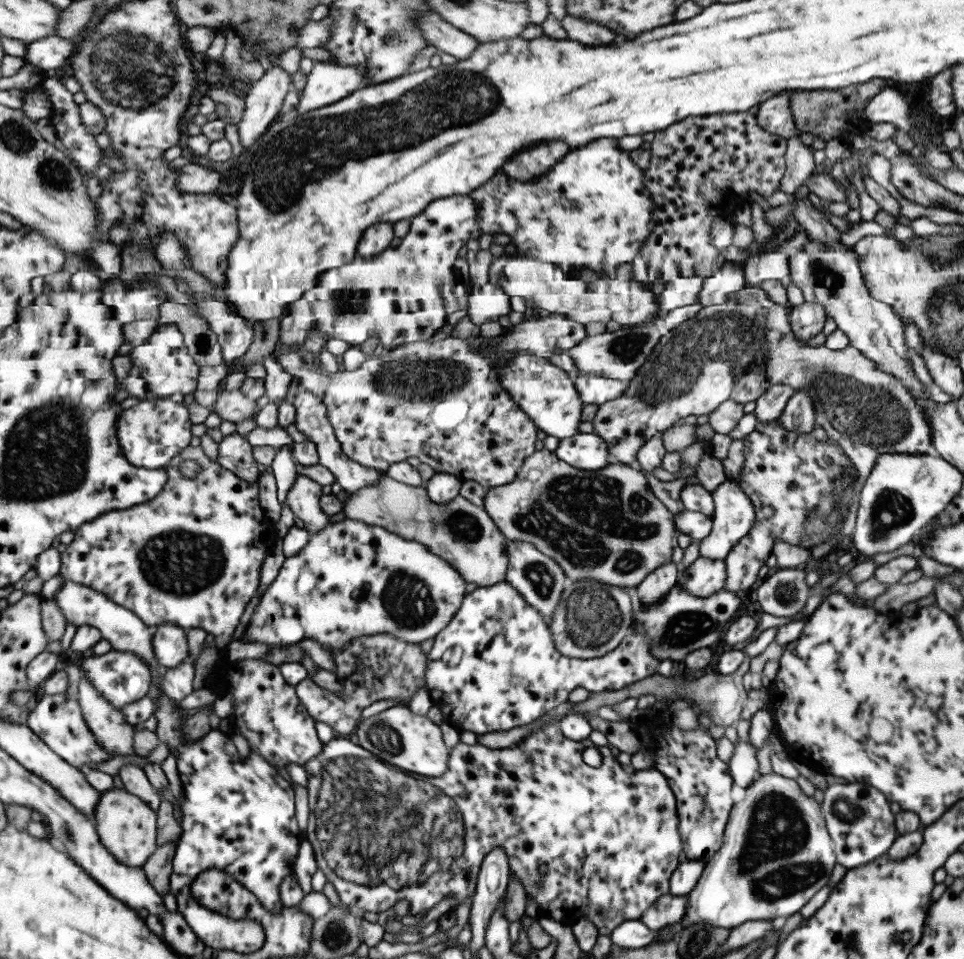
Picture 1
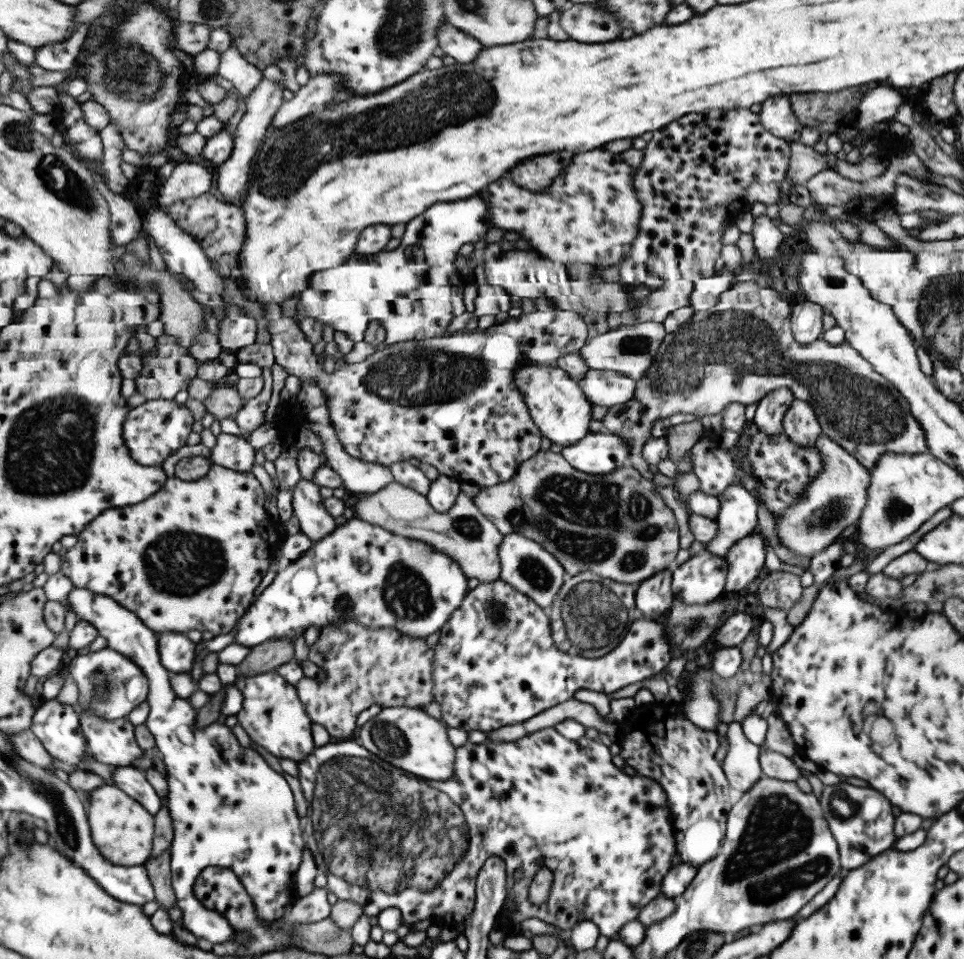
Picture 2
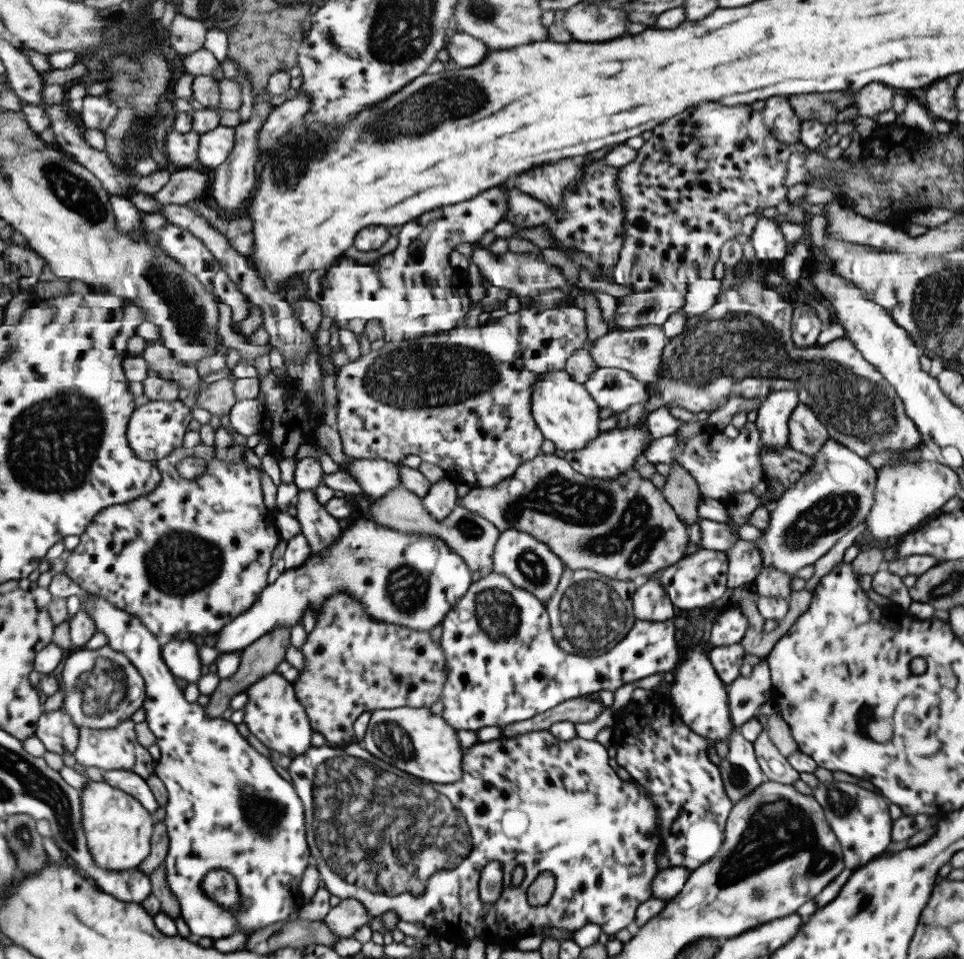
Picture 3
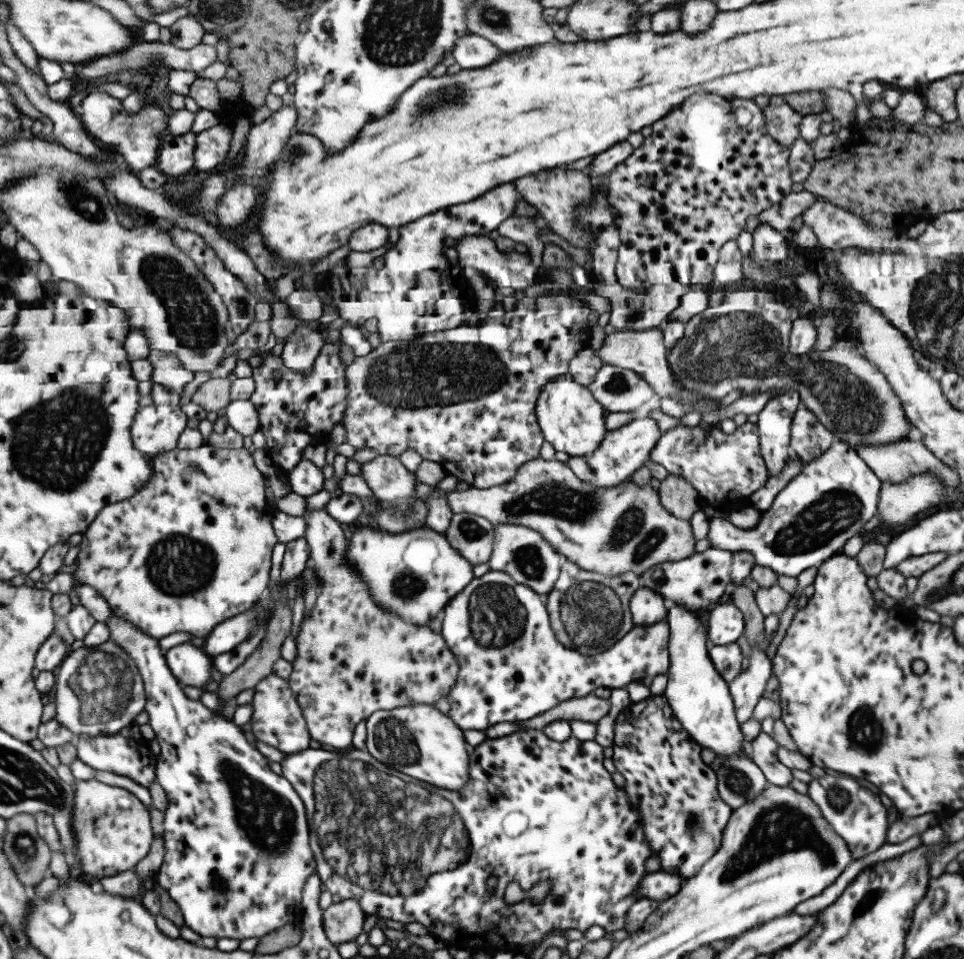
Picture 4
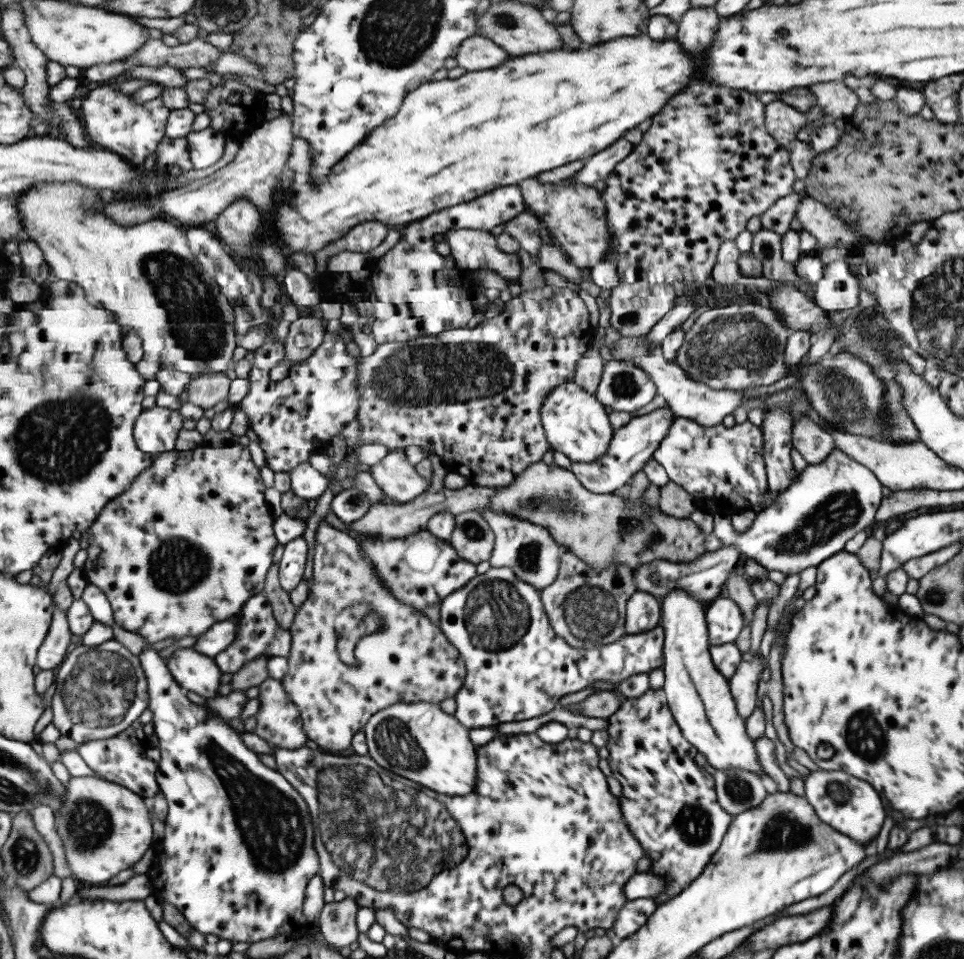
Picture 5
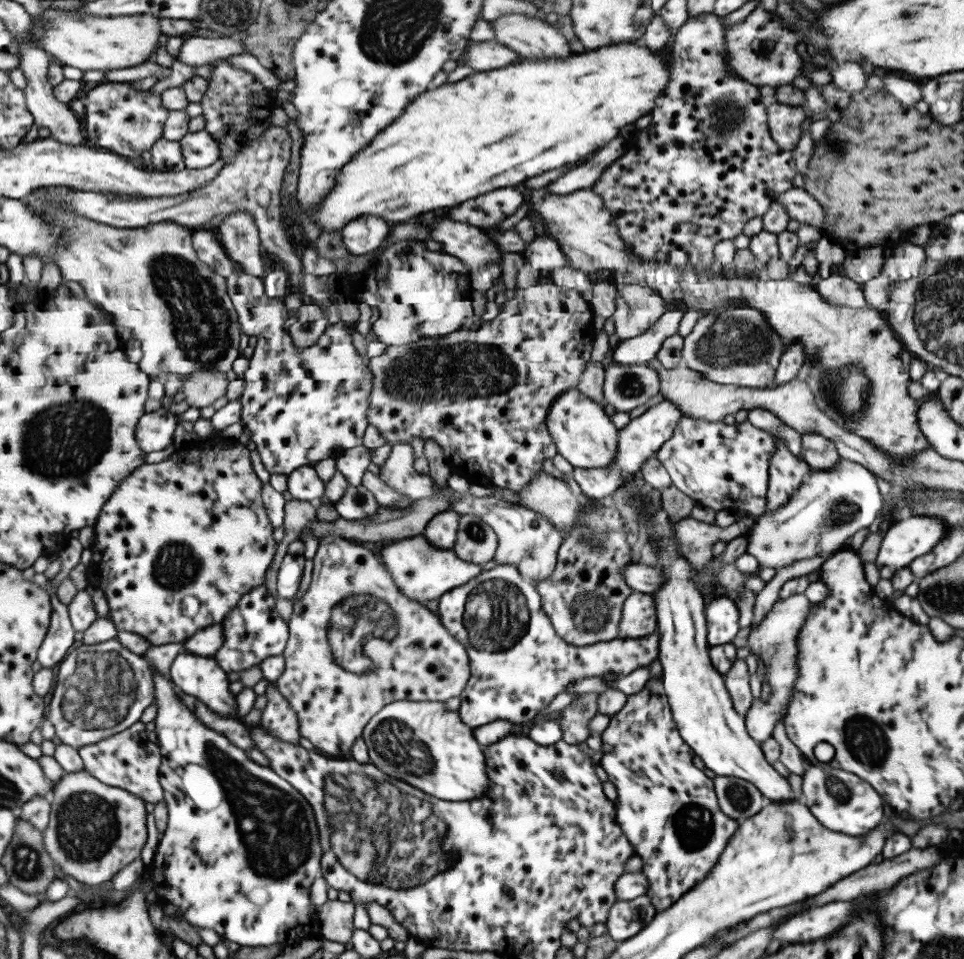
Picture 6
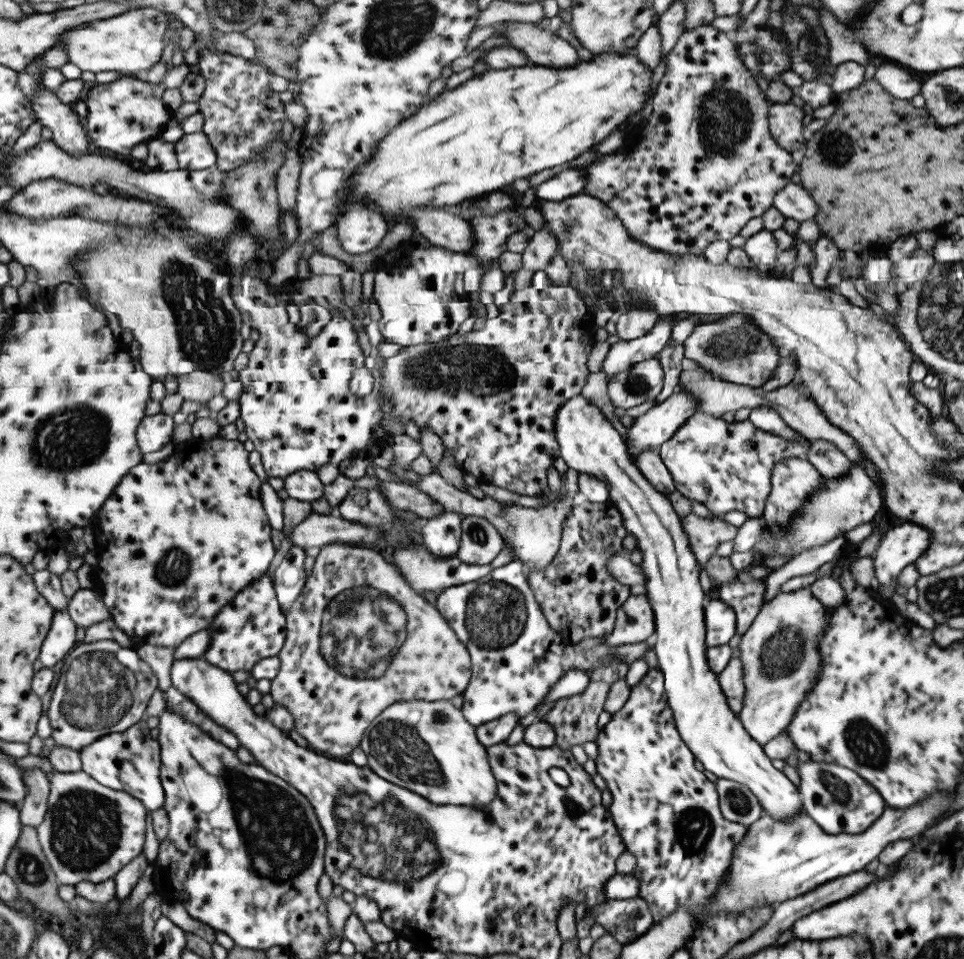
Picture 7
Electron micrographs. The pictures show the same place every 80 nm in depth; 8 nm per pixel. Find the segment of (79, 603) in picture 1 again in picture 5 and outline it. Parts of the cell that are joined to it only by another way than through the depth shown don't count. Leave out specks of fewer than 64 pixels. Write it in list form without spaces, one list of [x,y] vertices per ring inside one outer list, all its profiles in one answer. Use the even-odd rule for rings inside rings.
[[[149,645],[136,655],[140,667],[145,675],[148,705],[151,711],[151,724],[155,736],[158,738],[157,750],[154,754],[158,757],[157,774],[155,777],[158,789],[163,793],[167,804],[167,814],[163,825],[165,830],[163,837],[156,845],[158,860],[155,862],[157,872],[151,874],[151,885],[154,893],[161,901],[168,902],[184,916],[192,930],[203,935],[213,934],[221,940],[229,943],[248,943],[269,940],[279,934],[287,935],[289,940],[296,941],[300,937],[311,934],[311,924],[302,915],[302,902],[304,889],[307,882],[318,872],[318,856],[313,849],[315,823],[311,821],[309,810],[305,802],[301,800],[299,793],[279,774],[275,769],[263,765],[257,753],[249,750],[240,736],[232,729],[222,717],[210,717],[208,712],[199,705],[193,704],[185,695],[183,689],[173,680],[166,662],[158,655],[158,652]]]

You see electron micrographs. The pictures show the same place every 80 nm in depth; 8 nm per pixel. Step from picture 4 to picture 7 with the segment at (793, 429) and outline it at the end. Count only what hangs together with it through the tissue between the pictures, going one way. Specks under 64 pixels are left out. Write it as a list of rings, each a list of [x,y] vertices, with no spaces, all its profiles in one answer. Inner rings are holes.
[[[812,439],[804,461],[809,462],[817,473],[828,479],[836,479],[849,472],[852,463],[840,450],[823,439]]]

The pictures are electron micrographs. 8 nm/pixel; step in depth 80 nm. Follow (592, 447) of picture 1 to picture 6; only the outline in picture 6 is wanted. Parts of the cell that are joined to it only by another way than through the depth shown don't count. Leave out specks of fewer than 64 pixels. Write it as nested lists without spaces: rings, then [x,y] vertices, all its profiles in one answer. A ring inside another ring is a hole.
[[[663,400],[661,403],[657,402],[649,407],[639,416],[632,418],[627,425],[617,431],[615,458],[609,464],[609,468],[605,470],[603,468],[587,470],[572,468],[571,476],[578,484],[581,494],[598,502],[615,492],[624,484],[626,478],[636,476],[641,463],[659,450],[659,447],[670,437],[676,422],[683,416],[684,414],[673,403]]]

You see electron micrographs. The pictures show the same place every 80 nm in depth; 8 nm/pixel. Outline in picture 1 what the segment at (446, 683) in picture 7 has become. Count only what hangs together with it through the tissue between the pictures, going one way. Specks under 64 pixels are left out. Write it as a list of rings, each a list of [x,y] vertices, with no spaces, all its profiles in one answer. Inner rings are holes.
[[[299,475],[294,478],[293,484],[288,488],[285,503],[295,517],[302,520],[303,527],[309,535],[320,531],[329,523],[326,514],[321,512],[319,506],[319,495],[321,485],[314,480]],[[390,634],[358,636],[344,644],[341,650],[327,650],[335,662],[333,673],[342,684],[340,692],[325,690],[313,684],[309,678],[303,679],[294,687],[297,698],[315,722],[328,724],[337,737],[349,737],[360,720],[364,707],[385,700],[399,698],[408,704],[411,696],[424,684],[424,662],[426,654],[419,649],[417,642],[403,642]]]

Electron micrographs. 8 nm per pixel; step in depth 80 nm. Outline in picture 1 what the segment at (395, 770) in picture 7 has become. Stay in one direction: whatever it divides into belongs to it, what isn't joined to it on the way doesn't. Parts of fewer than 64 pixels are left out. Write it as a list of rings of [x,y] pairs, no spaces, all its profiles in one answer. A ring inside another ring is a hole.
[[[393,705],[378,714],[361,718],[349,737],[352,743],[368,750],[380,761],[424,779],[439,776],[446,769],[450,748],[442,743],[439,727],[425,715],[411,713],[407,705]]]

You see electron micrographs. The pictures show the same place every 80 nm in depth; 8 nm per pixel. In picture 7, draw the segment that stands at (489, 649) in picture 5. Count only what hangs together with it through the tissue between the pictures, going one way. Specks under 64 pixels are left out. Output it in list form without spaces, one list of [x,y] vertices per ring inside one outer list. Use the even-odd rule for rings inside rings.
[[[513,560],[491,569],[479,580],[450,586],[436,595],[434,608],[470,656],[470,679],[462,692],[460,711],[471,726],[485,724],[510,712],[523,718],[544,702],[554,682],[572,668],[588,672],[598,662],[608,662],[612,654],[628,667],[652,648],[648,639],[619,646],[601,643],[594,649],[575,652],[547,624],[523,571],[522,564]]]

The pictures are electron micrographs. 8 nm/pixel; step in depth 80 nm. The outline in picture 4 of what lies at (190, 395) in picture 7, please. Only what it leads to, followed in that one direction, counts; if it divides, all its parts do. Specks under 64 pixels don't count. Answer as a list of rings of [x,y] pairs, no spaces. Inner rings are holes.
[[[213,377],[199,384],[190,402],[199,405],[206,412],[215,412],[226,408],[230,402],[229,388],[230,381],[227,377]]]

